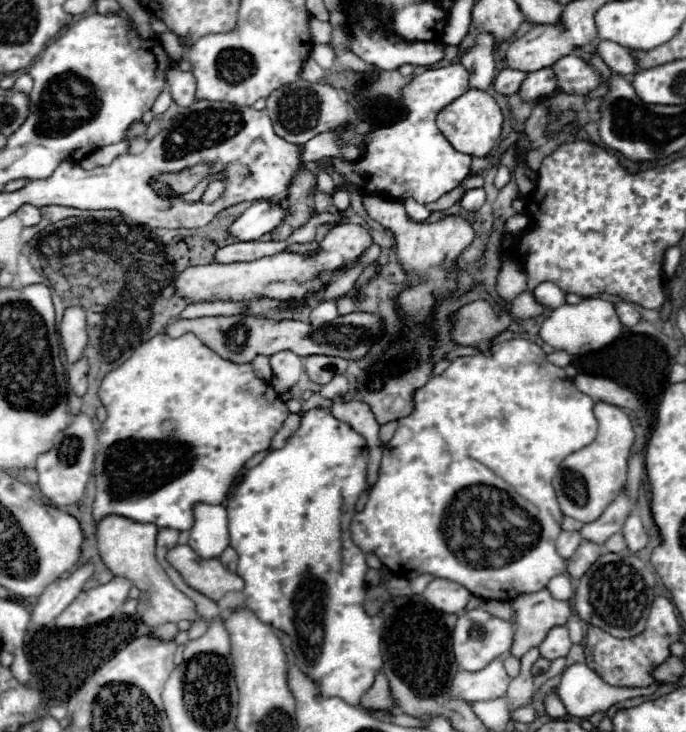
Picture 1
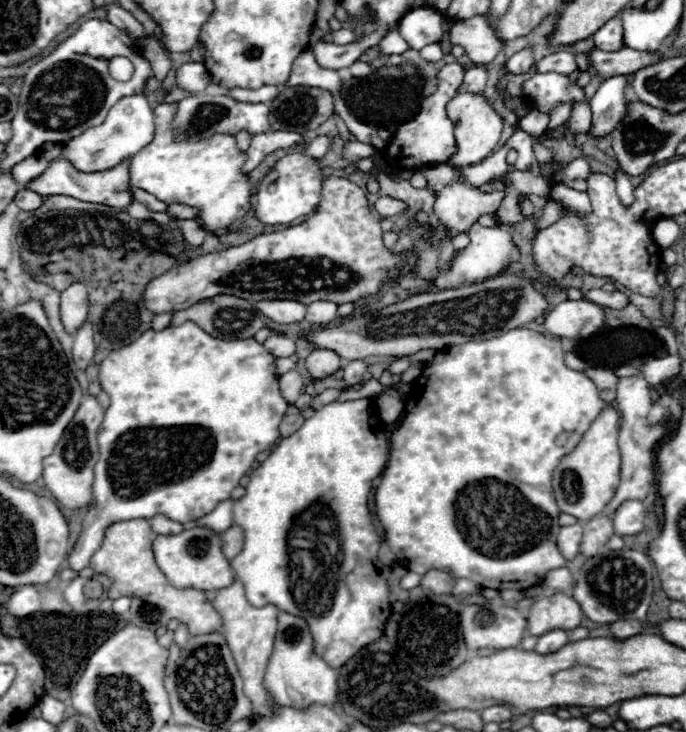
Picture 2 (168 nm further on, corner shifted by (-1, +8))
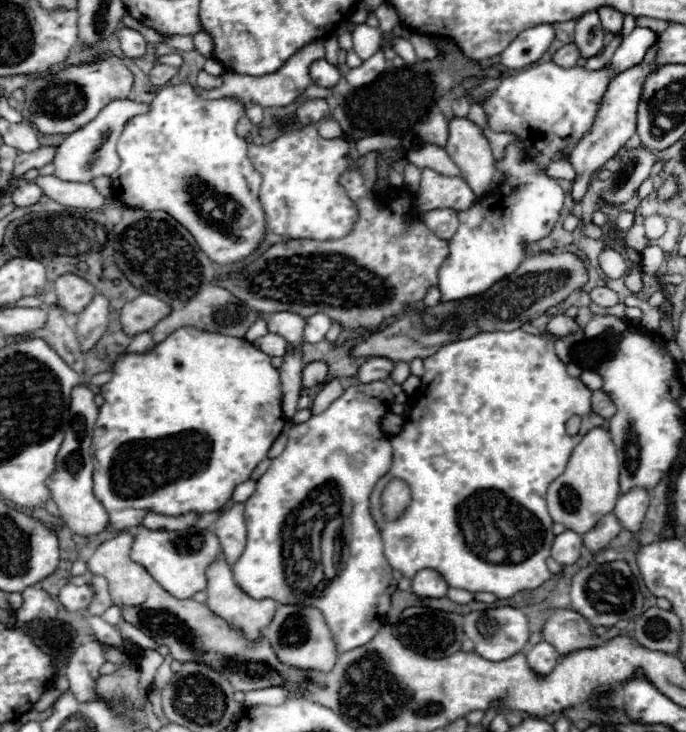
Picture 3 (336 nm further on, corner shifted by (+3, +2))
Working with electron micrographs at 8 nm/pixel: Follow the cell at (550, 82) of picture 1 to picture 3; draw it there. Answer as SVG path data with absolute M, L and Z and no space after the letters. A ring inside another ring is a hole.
M574 42L564 44L564 46L552 56L552 60L554 60L558 66L564 66L564 68L576 66L578 58L580 58L580 50L578 50L578 46L576 46Z

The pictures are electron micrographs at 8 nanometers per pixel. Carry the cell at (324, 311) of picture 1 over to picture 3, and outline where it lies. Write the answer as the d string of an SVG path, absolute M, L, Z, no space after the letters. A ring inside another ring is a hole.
M314 314L306 320L306 330L304 330L304 342L316 344L320 340L324 340L328 328L330 328L330 318L326 314Z

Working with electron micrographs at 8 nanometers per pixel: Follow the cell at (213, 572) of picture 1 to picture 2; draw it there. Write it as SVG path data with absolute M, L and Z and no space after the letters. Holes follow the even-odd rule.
M190 528L174 536L156 536L154 556L160 570L176 588L198 588L198 590L220 590L232 584L236 578L230 562L220 550L220 536L208 528Z

